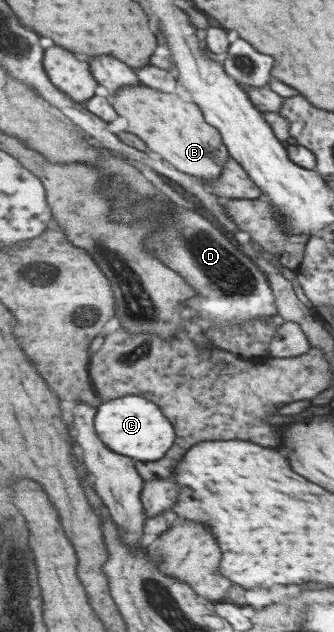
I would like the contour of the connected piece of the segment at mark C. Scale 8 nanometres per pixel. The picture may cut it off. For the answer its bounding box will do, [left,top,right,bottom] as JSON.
[96,394,176,462]

